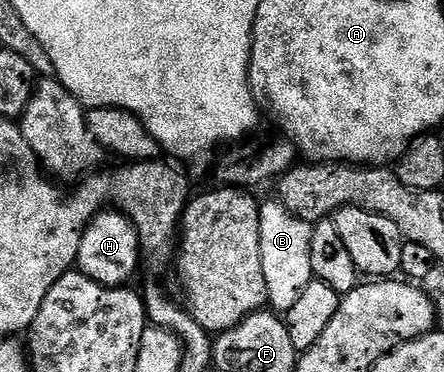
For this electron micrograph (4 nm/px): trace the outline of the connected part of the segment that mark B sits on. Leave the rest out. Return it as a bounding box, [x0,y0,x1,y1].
[260,201,315,313]

